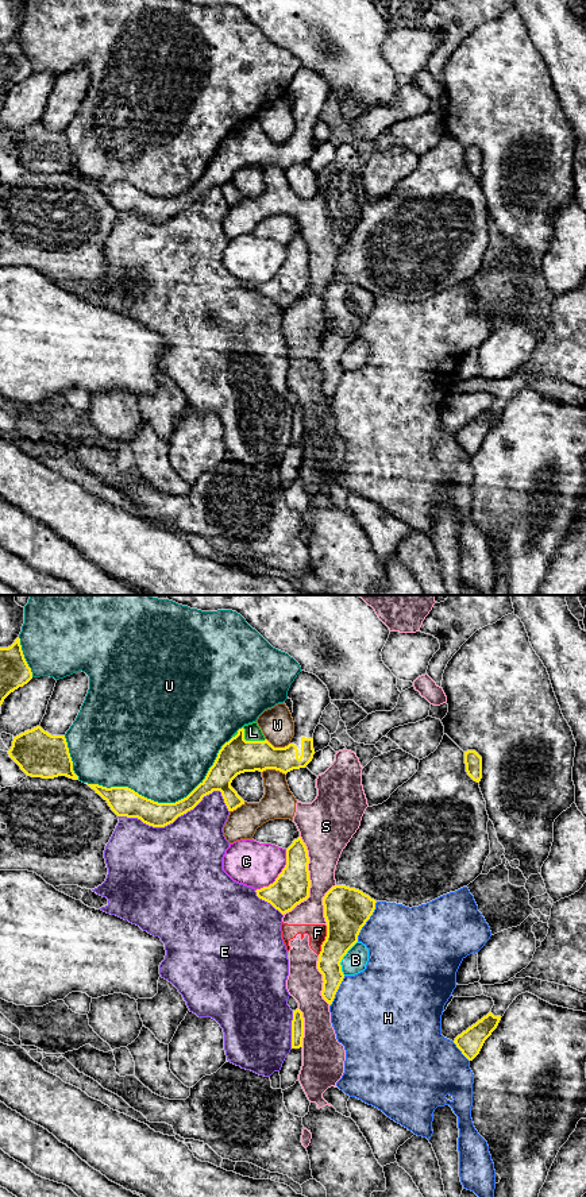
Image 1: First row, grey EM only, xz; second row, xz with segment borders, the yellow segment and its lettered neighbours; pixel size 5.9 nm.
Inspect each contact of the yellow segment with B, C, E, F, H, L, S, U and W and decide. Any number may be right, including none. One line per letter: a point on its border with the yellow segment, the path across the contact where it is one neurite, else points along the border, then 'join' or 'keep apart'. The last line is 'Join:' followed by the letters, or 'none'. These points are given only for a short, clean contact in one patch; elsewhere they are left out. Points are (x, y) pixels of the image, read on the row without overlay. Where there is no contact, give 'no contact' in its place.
B: xz (342, 354) | along xz (357, 336), (340, 358), (343, 370) | keep apart
C: xz (278, 270) | keep apart
E: xz (177, 212) | keep apart
F: xz (324, 336) | keep apart
H: xz (366, 316) | keep apart
L: xz (250, 136) | join
S: xz (308, 274) | keep apart
U: xz (165, 199) | keep apart
W: xz (278, 143) | keep apart
Join: L

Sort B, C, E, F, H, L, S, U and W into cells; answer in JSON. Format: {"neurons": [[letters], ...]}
{"neurons": [["B", "F", "S", "W"], ["C"], ["E"], ["H"], ["L"], ["U"]]}

